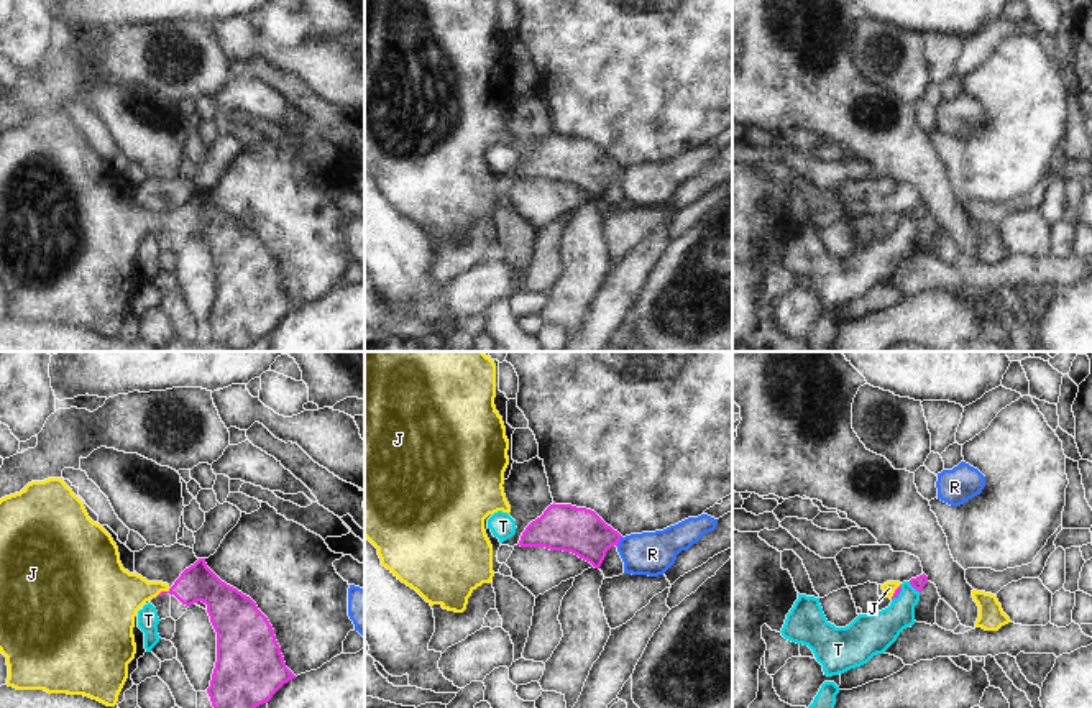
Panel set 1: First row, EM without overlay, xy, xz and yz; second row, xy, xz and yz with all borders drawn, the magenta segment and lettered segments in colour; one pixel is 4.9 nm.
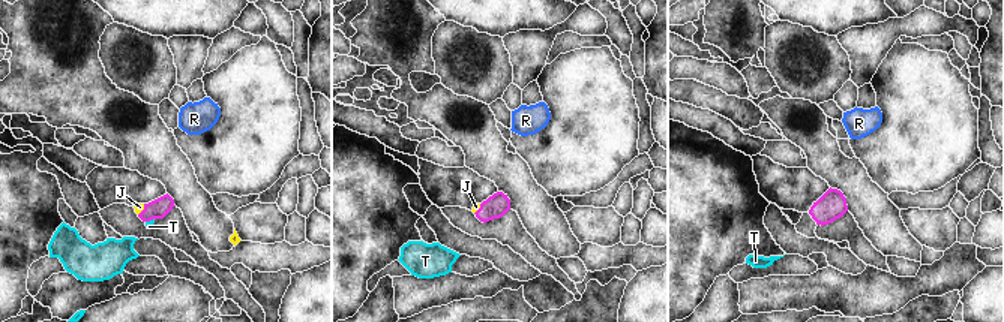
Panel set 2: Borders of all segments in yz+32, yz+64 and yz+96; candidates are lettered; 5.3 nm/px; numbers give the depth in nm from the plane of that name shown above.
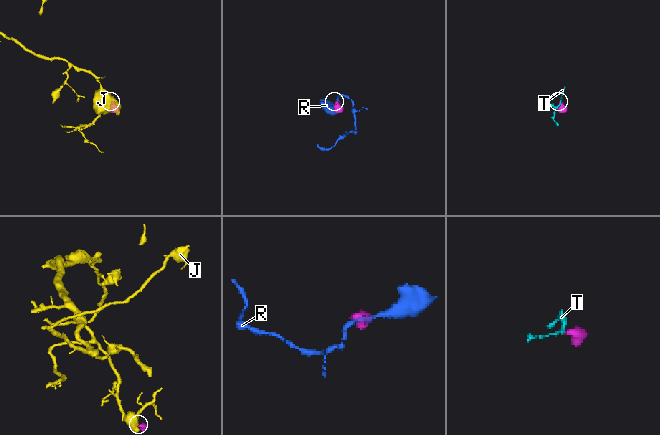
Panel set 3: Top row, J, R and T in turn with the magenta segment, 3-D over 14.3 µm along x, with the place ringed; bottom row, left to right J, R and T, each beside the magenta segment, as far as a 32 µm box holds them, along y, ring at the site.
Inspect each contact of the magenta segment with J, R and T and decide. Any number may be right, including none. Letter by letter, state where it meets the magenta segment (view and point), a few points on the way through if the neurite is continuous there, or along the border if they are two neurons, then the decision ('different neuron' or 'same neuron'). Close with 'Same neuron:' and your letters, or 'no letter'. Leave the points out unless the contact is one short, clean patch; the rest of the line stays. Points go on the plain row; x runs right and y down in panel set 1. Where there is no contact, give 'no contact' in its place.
J: contact xy (163, 224); way xy (196, 216), (189, 220), (163, 224), (132, 222), (112, 229); same neuron
R: contact xz (619, 171); border xz (621, 168), (616, 178); different neuron
T: contact yz (913, 219); border yz (908, 214), (918, 224); different neuron
Same neuron: J

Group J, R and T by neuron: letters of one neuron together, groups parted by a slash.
J / R / T

